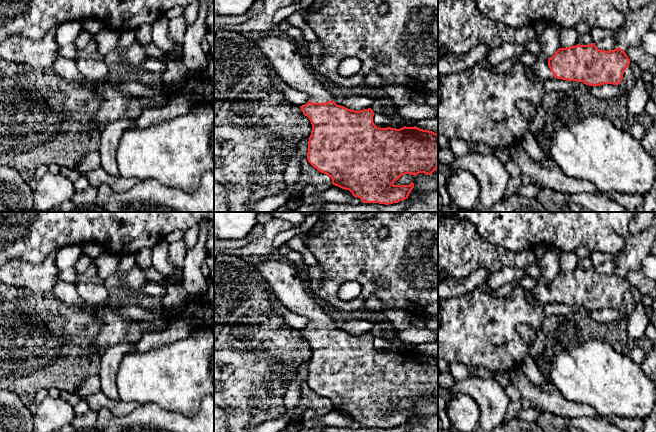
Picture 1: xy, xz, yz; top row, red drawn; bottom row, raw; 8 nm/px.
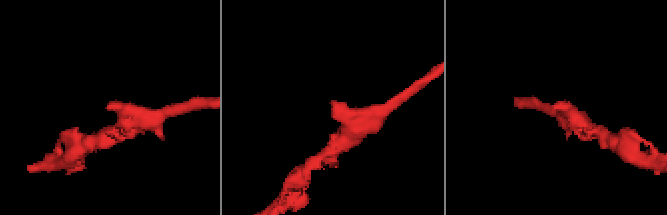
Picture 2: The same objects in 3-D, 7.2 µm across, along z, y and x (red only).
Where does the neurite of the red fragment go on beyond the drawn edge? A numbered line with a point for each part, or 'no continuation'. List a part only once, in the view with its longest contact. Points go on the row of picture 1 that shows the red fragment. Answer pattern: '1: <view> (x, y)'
1: xz (288, 61)

